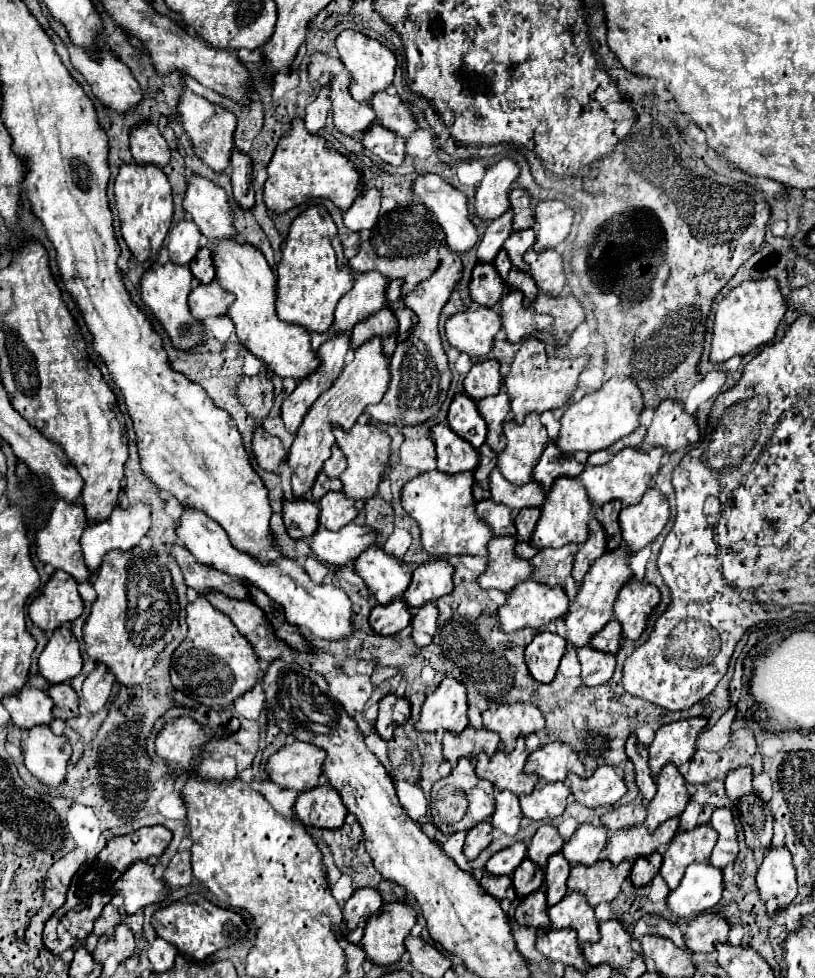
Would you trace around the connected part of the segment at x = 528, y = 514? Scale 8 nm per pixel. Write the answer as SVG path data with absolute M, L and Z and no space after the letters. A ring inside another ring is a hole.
M524 508L516 516L516 528L518 528L518 542L528 542L528 536L532 536L532 528L536 528L536 520L540 518L540 508Z

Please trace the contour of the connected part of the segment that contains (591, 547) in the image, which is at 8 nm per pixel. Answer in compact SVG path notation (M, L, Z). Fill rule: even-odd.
M592 518L590 520L590 536L588 540L584 542L584 546L580 546L580 552L576 554L576 560L574 560L574 570L572 570L572 576L576 582L582 582L588 568L592 566L592 562L604 554L608 548L606 548L606 534L604 534L604 528L602 524Z

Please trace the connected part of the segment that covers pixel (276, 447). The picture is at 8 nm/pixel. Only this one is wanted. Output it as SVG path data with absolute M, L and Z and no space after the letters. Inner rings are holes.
M258 428L254 432L252 450L254 450L258 466L262 470L268 470L268 472L276 472L278 466L280 466L280 462L286 456L282 440L276 438L276 436L272 436L272 434L268 434L264 428Z

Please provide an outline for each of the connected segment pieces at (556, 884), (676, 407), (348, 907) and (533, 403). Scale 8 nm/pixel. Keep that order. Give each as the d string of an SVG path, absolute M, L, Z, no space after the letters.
M554 854L548 860L546 866L546 894L548 894L548 906L558 904L566 896L566 880L570 876L570 864L564 858L564 854Z
M664 400L656 410L654 410L654 418L652 418L652 424L650 424L650 428L648 428L648 434L646 434L646 428L644 426L640 426L636 432L632 432L630 436L626 436L626 438L622 438L622 440L618 440L614 446L612 446L612 452L610 450L600 450L600 452L594 452L594 454L590 454L590 458L588 458L588 464L592 464L592 466L602 466L602 464L606 464L606 462L610 462L612 460L612 456L616 454L616 452L620 452L622 448L626 448L626 446L632 446L632 448L638 448L640 444L640 450L652 450L652 448L658 448L658 446L662 446L662 448L666 448L668 452L672 450L672 452L676 452L676 450L680 450L680 448L688 448L688 446L694 446L696 442L700 440L700 426L698 426L698 418L694 416L694 414L688 414L676 400Z
M360 888L354 892L354 896L344 904L342 908L342 936L352 942L360 944L364 936L364 924L370 914L376 914L382 906L382 898L372 888Z
M528 338L522 348L518 350L514 362L512 362L512 370L508 372L508 376L504 378L504 388L510 394L512 400L512 414L516 422L522 422L526 418L526 414L530 412L546 412L546 410L554 410L564 406L570 396L576 392L578 388L578 376L584 370L584 366L588 364L588 356L580 356L574 360L568 358L554 358L546 354L546 344L538 338Z

